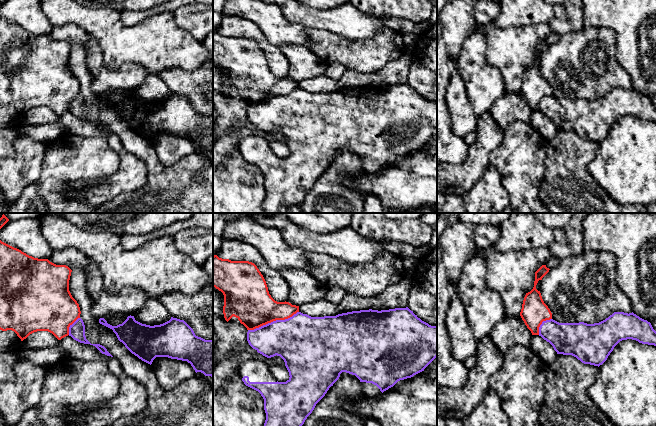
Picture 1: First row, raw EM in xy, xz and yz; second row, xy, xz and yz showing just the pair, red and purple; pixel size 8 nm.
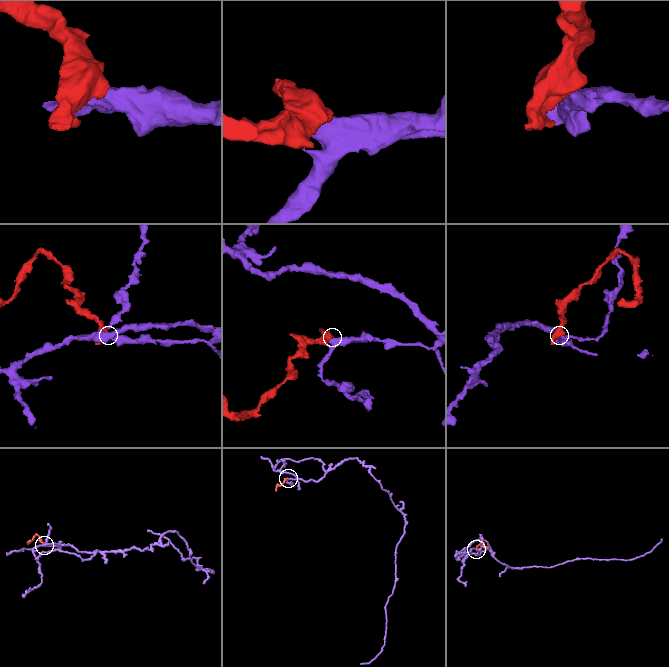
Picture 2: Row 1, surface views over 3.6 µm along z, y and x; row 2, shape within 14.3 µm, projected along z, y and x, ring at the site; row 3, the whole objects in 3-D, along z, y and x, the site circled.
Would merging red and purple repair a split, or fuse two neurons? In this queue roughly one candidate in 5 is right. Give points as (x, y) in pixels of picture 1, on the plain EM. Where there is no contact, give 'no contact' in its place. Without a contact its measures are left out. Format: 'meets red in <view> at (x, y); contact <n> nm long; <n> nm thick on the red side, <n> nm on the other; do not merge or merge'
meets red in xz at (273, 96); contact 440 nm long; 340 nm thick on the red side, 380 nm on the other; do not merge

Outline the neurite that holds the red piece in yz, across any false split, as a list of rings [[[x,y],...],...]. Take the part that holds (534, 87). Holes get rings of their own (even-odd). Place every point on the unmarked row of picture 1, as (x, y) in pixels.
[[[542,41],[535,48],[535,57],[533,65],[526,69],[520,92],[532,111],[539,111],[539,103],[543,97],[552,95],[552,89],[544,79],[540,67],[536,65],[539,56],[549,48],[546,41]]]

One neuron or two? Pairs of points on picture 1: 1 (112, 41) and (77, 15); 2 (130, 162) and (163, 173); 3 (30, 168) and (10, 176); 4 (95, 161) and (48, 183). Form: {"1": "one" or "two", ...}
{"1": "one", "2": "two", "3": "one", "4": "one"}

